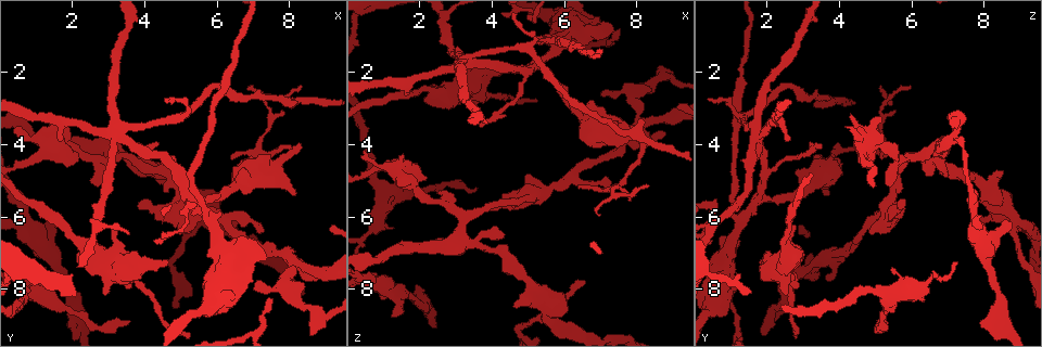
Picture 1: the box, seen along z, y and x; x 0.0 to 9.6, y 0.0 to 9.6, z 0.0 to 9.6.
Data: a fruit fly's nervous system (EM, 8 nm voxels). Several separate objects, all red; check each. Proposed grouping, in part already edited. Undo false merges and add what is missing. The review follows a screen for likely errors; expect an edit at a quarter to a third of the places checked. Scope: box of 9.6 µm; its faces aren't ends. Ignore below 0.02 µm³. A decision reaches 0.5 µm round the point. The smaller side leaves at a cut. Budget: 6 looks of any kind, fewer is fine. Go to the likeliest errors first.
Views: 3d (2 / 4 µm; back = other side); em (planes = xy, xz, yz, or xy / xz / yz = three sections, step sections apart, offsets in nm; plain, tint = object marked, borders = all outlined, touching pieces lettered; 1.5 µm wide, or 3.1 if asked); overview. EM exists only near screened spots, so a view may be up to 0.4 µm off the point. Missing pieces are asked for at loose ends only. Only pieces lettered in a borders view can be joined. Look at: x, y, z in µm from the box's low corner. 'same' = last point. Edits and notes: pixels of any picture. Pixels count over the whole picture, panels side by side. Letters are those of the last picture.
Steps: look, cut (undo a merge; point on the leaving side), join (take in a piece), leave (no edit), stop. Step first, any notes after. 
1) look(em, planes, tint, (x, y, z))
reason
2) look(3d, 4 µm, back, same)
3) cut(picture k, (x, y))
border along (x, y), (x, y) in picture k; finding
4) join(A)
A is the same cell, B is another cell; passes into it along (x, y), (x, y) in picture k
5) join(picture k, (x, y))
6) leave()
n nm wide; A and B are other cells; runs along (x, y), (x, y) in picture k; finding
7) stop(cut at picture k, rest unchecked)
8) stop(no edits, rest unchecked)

look(em, yz, step 8, tint, (1.65, 3.85, 2.55))
an open end

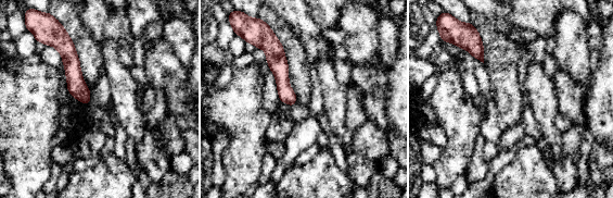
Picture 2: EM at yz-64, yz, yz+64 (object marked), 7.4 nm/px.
look(em, planes, borders, same)
cut it another way

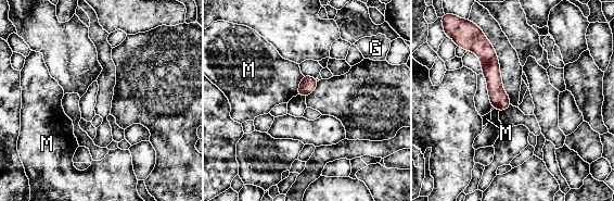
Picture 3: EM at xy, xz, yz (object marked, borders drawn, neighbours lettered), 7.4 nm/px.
leave()
G and M are other cells; runs along (482, 38), (502, 107) in picture 3; no lettered piece goes on from it

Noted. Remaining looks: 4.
look(3d, 2 µm, (1.90, 9.05, 7.90))
branch stops here

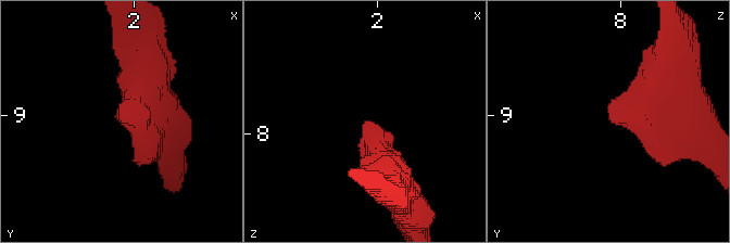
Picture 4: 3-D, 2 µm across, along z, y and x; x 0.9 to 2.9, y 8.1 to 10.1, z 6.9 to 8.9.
look(em, xz, step 4, tint, (1.90, 9.00, 7.90))

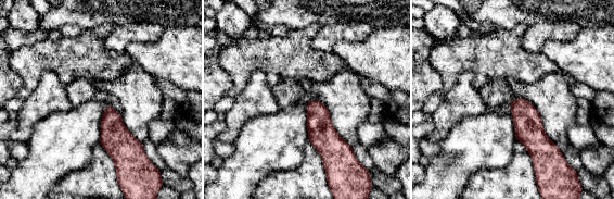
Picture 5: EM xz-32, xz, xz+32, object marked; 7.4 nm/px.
look(em, planes, borders, same)
another direction

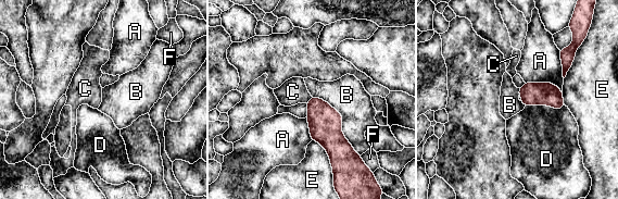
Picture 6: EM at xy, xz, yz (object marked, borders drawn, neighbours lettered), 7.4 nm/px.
leave()
160 nm wide; A, B, C, D, E and F are other cells; no lettered piece goes on from it

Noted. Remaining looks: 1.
look(em, planes, borders, (6.60, 5.15, 3.20))
thick turns thin

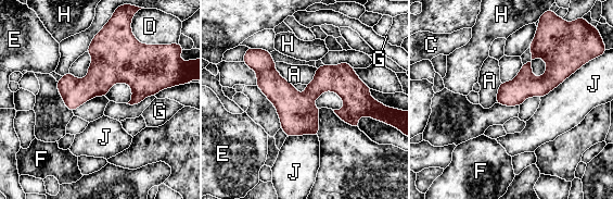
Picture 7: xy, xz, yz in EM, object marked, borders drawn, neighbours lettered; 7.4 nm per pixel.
leave()
190 nm wide; A, C, D, E, F, G, H and J are other cells; all the same neuron

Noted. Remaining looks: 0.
stop(no edits, rest unchecked)

